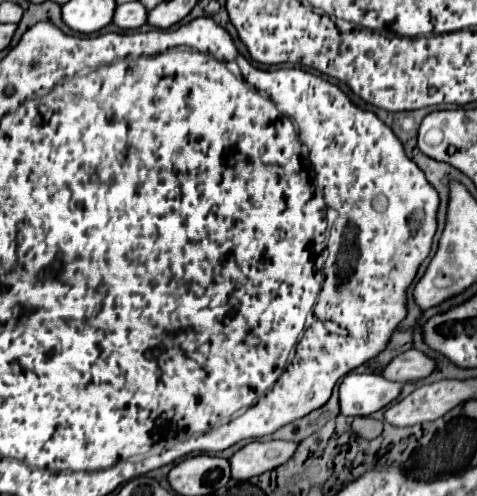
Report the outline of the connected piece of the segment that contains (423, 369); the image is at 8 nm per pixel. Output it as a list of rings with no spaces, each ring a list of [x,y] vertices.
[[[406,350],[400,356],[392,358],[392,362],[386,364],[384,370],[380,370],[380,376],[404,384],[426,378],[428,372],[432,370],[434,370],[434,360],[430,360],[426,354],[418,350]]]

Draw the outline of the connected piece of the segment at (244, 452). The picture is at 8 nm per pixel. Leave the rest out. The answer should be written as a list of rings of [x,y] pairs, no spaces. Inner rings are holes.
[[[284,440],[250,442],[250,444],[242,446],[230,458],[232,478],[234,480],[248,480],[248,478],[260,476],[268,470],[274,470],[292,458],[296,446],[298,446],[296,442],[284,442]]]

